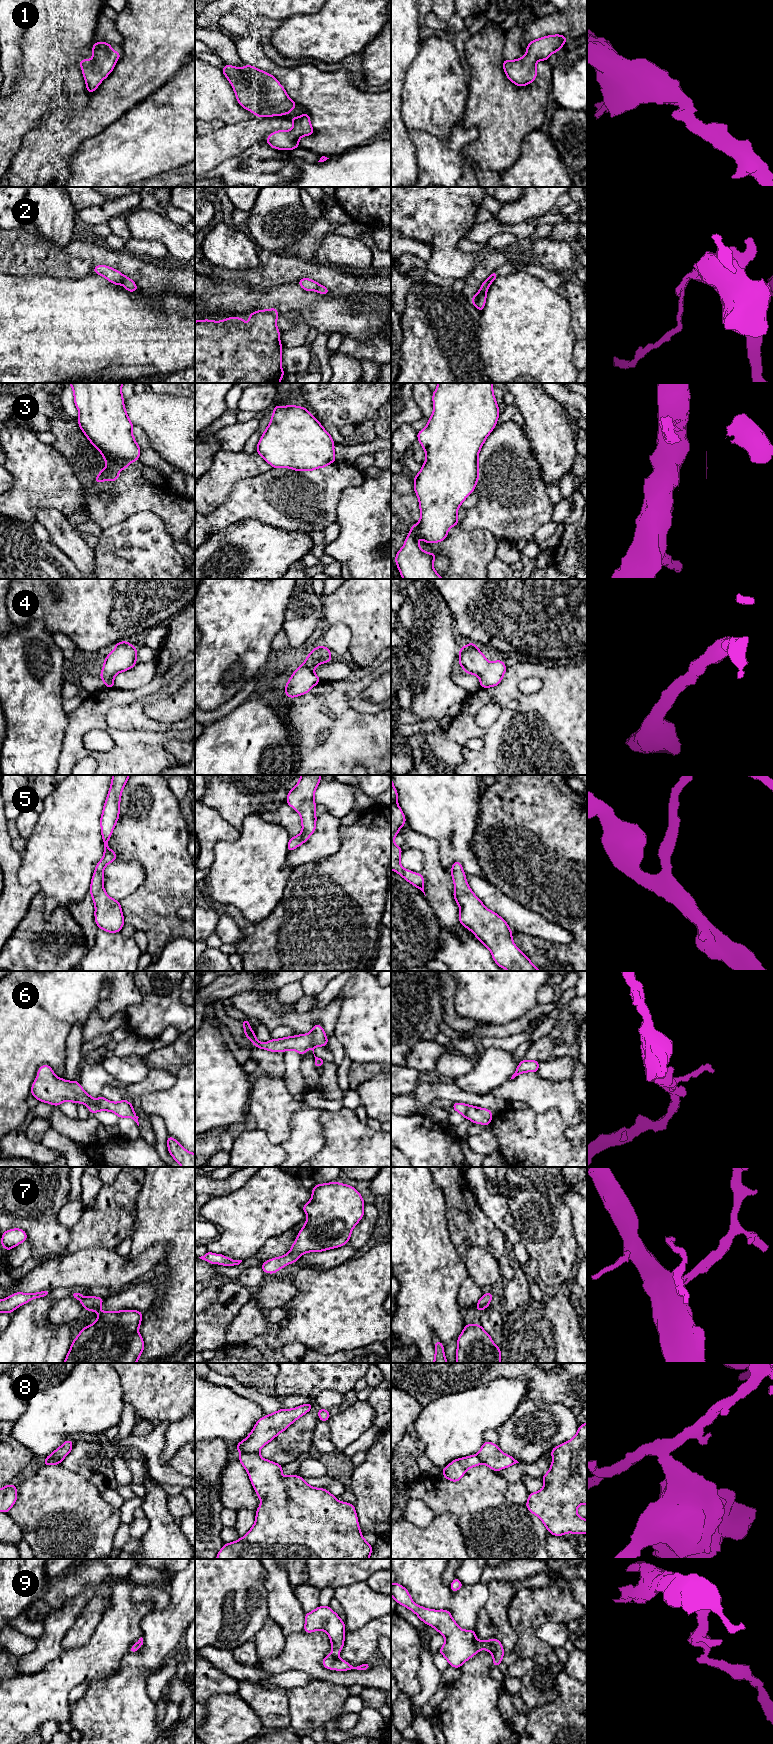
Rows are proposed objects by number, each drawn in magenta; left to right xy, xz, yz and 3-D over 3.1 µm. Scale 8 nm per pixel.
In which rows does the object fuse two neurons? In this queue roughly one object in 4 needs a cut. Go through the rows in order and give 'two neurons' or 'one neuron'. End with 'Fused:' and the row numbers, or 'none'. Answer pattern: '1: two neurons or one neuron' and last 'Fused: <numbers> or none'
1: one neuron
2: two neurons
3: two neurons
4: one neuron
5: one neuron
6: one neuron
7: one neuron
8: two neurons
9: one neuron
Fused: 2, 3, 8

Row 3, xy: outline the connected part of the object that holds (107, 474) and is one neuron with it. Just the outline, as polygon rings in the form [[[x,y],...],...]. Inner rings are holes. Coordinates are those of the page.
[[[104,458],[104,461],[108,463],[106,467],[98,475],[96,478],[98,482],[101,481],[117,481],[118,480],[118,470],[126,469],[129,463],[119,463],[117,461],[113,461],[111,459]]]

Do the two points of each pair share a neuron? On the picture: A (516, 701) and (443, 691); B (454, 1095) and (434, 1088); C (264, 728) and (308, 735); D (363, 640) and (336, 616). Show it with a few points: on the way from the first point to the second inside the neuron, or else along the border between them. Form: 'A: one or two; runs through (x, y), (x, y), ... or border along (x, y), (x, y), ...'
A: two; border along (468, 693), (460, 703)
B: one; runs through (449, 1091), (439, 1089)
C: two; border along (283, 720), (293, 731), (297, 756)
D: one; runs through (361, 632), (344, 616)

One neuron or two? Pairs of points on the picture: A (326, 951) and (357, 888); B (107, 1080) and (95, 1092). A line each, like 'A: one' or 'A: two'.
A: one
B: one

